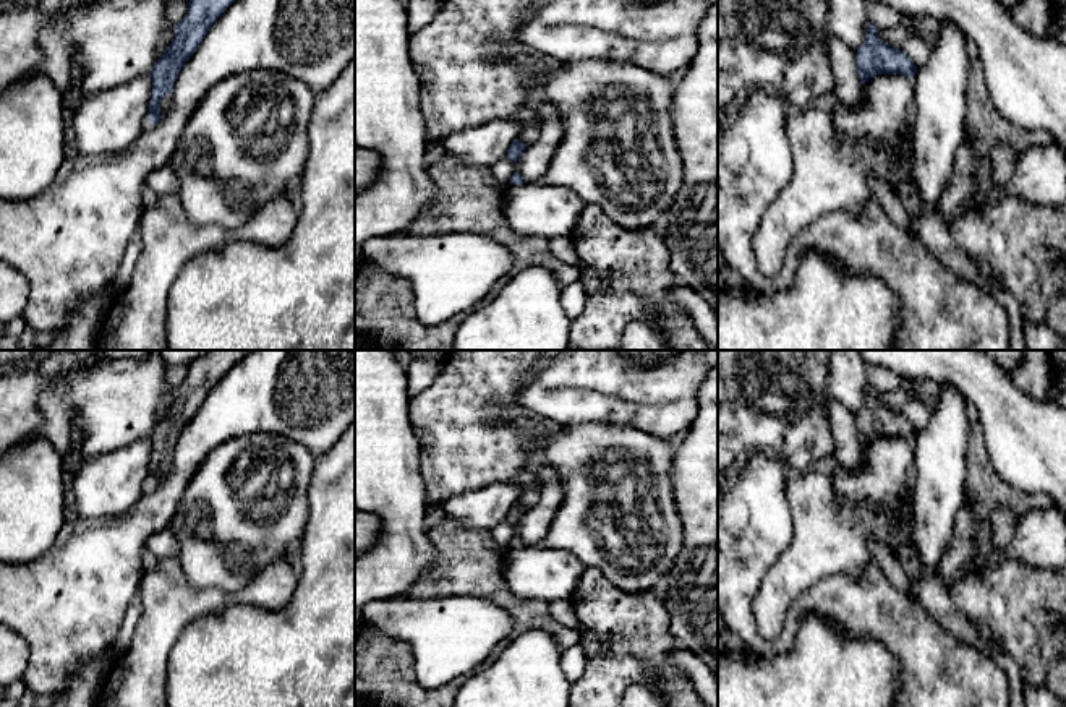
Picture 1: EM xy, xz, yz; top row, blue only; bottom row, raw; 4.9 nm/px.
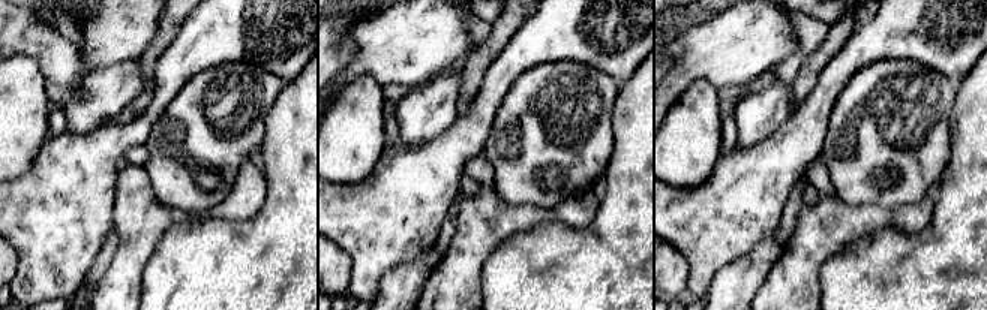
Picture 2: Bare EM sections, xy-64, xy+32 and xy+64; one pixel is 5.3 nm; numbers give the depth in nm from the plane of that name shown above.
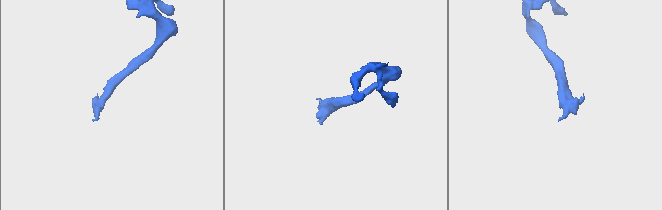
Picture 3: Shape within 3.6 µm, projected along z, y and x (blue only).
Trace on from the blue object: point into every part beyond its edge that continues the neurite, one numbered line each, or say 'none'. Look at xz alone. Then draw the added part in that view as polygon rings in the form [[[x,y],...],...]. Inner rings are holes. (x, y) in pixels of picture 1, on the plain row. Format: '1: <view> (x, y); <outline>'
1: xz (525, 480); [[[522,470],[518,472],[515,477],[512,477],[509,480],[509,483],[517,485],[522,488],[522,496],[518,499],[518,503],[528,511],[533,506],[536,506],[538,499],[539,499],[539,493],[535,488],[536,483],[536,473],[531,473],[528,470]]]

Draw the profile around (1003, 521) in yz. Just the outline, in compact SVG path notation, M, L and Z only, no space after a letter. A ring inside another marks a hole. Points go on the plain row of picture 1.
M995 508L991 512L991 535L995 550L1008 551L1019 516L1008 508Z

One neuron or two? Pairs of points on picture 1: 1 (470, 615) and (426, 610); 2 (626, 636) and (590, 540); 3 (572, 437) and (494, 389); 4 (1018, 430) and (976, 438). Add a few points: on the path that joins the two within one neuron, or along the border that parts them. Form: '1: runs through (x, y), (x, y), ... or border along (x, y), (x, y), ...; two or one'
1: runs through (459, 615), (438, 615); one
2: border along (587, 566), (595, 566), (614, 586), (637, 592); two
3: border along (545, 428), (545, 433), (533, 448); two
4: border along (979, 424), (984, 433), (987, 458), (997, 472); two

